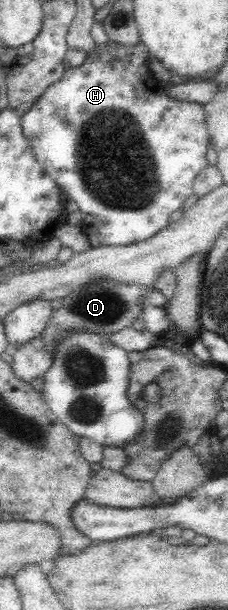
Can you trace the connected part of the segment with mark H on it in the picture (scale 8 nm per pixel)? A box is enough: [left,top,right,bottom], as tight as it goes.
[19,42,211,247]

